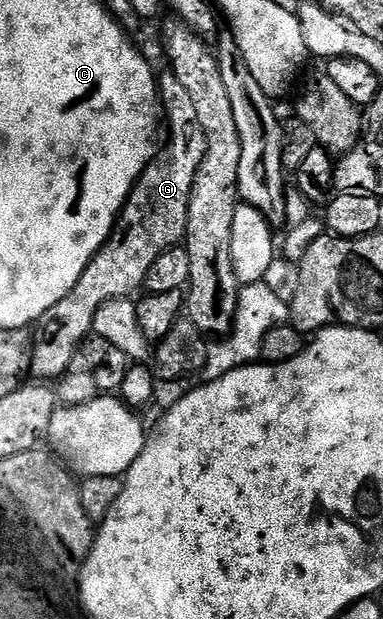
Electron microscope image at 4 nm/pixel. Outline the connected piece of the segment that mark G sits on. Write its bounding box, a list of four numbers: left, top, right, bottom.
[30,71,204,383]

